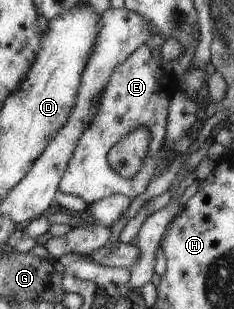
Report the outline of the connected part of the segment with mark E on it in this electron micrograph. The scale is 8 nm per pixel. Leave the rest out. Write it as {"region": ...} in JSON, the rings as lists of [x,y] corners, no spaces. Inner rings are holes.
{"region":[[[139,45],[127,57],[127,61],[117,65],[115,73],[111,76],[110,83],[102,94],[96,117],[79,141],[74,157],[71,157],[70,165],[60,184],[61,192],[79,196],[87,205],[116,194],[125,195],[130,199],[141,194],[147,187],[149,177],[152,177],[153,167],[156,167],[155,155],[157,155],[157,151],[160,151],[159,147],[163,145],[163,143],[154,142],[163,141],[163,133],[166,133],[165,115],[168,115],[169,95],[171,95],[169,77],[163,75],[161,67],[151,57],[147,45]],[[141,127],[150,132],[153,151],[146,152],[146,158],[141,168],[135,173],[135,183],[129,183],[129,179],[122,177],[110,165],[109,153],[118,145],[119,141],[127,138],[130,132]]]}

